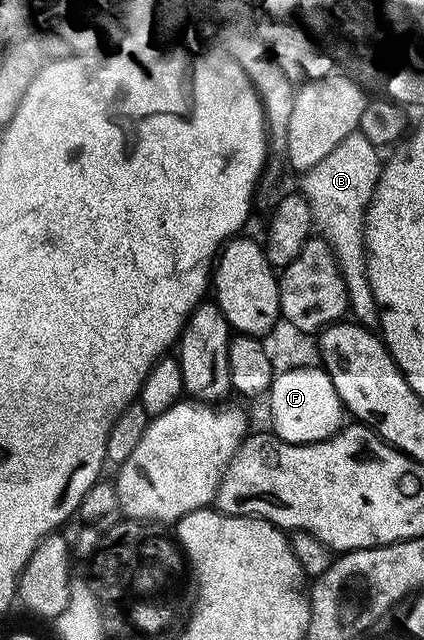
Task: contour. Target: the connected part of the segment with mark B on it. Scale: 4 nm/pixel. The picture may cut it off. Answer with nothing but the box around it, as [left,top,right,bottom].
[299,131,383,327]

